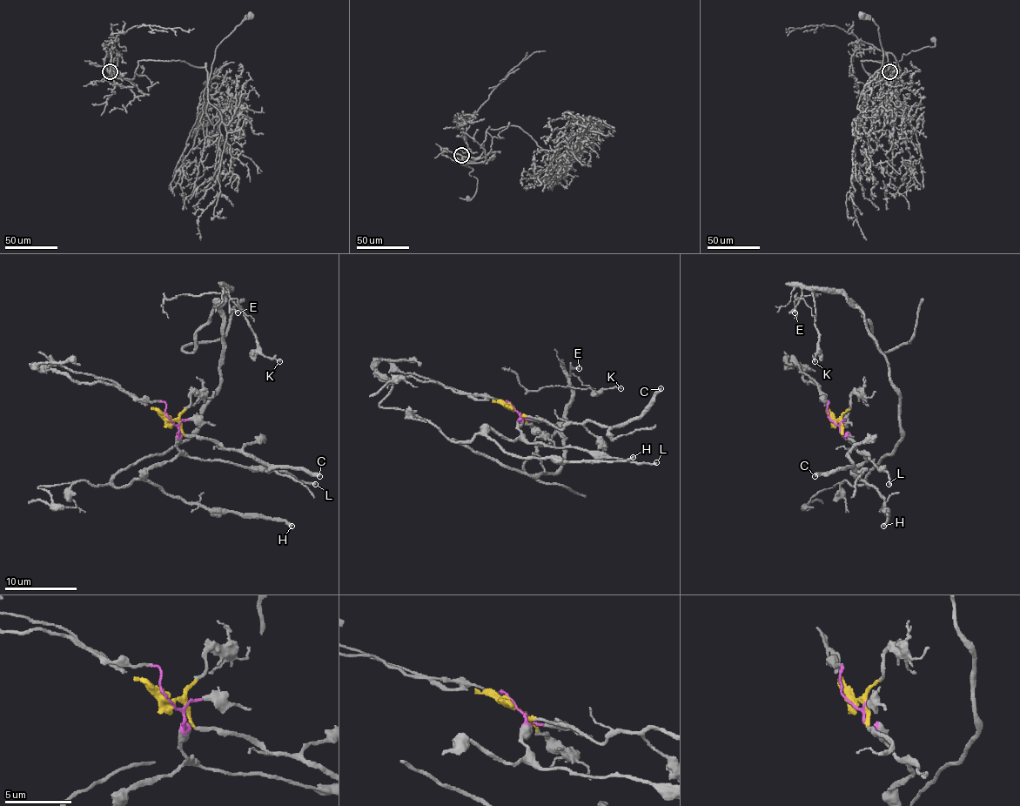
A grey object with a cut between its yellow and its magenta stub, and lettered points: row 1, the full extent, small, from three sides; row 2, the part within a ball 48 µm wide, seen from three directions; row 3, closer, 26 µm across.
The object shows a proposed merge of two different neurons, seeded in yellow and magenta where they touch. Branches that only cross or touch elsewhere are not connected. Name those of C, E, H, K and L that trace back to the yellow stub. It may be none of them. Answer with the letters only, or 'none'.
C

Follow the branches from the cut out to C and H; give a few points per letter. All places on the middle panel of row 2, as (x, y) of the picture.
C: (511, 406), (521, 415), (548, 420), (560, 430), (588, 420), (601, 426), (622, 426), (637, 417), (660, 388)
H: (511, 406), (520, 413), (520, 435), (513, 440), (491, 430), (487, 433), (507, 453), (548, 459), (634, 457)

